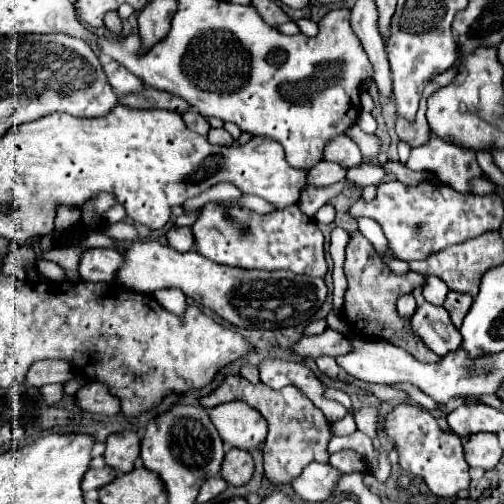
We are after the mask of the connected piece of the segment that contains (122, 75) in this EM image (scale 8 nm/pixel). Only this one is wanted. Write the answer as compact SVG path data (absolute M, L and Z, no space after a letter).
M111 61L103 67L109 85L113 87L113 91L117 95L127 95L127 93L135 93L143 87L143 81L139 77L135 77L131 71L127 71L123 65L119 65L117 61Z

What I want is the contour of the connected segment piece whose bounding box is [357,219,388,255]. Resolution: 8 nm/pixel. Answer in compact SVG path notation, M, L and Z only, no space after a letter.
M357 219L357 223L359 223L359 231L373 243L373 247L377 249L377 253L381 255L381 251L385 249L385 245L388 245L388 241L385 239L381 227L377 225L377 221L373 221L373 219Z

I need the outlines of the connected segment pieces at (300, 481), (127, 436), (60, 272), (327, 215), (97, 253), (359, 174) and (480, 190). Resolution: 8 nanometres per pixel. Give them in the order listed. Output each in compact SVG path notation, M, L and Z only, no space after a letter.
M309 463L299 477L291 481L293 491L307 503L321 503L331 499L331 491L341 475L337 469L323 463Z
M123 429L121 433L113 433L105 441L105 463L123 473L133 469L135 459L139 457L139 437L131 429Z
M39 261L39 263L37 263L37 269L39 269L39 273L41 273L43 277L47 277L47 279L51 279L51 281L65 281L65 279L67 279L65 269L61 269L57 263L52 261Z
M330 203L325 204L315 213L315 221L319 223L331 223L335 219L335 209Z
M112 248L85 249L79 257L79 275L81 281L91 283L111 283L117 269L121 269L123 257Z
M361 163L359 167L349 169L347 179L349 181L355 181L355 183L359 183L359 185L365 187L365 185L375 185L375 183L383 181L385 175L387 175L385 169L379 167L379 165L365 165L365 163Z
M473 181L473 191L477 193L477 195L491 195L491 193L495 193L497 191L497 185L495 183L491 183L491 181Z

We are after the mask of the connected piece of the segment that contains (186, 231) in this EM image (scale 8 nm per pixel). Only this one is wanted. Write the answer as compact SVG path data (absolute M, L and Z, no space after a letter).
M171 227L167 231L167 241L173 249L177 249L181 253L191 251L195 245L195 239L193 239L193 233L189 227Z

